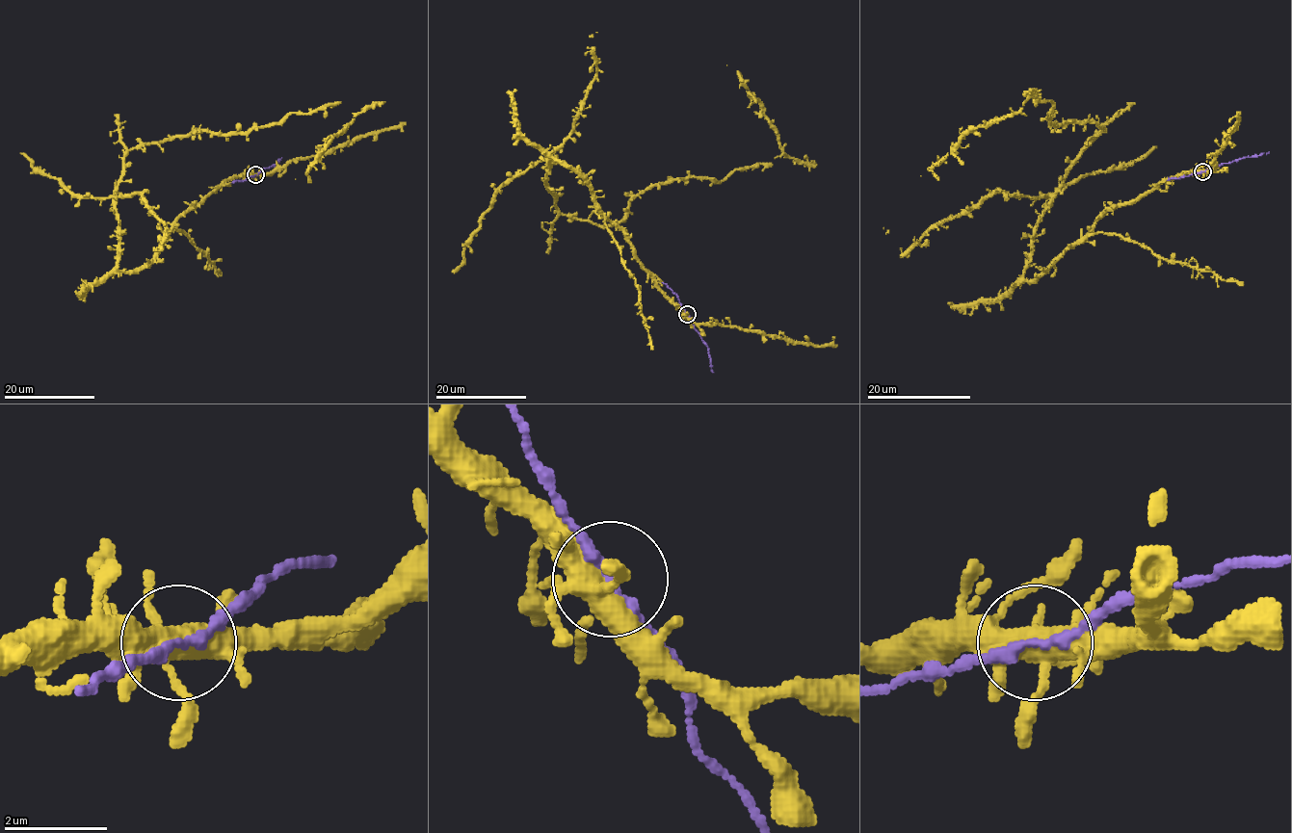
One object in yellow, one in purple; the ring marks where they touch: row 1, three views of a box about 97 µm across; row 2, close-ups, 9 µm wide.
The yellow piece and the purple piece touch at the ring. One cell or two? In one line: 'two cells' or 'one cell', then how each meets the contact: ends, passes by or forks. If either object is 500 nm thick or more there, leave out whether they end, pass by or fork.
one cell; yellow forks; purple passes by

